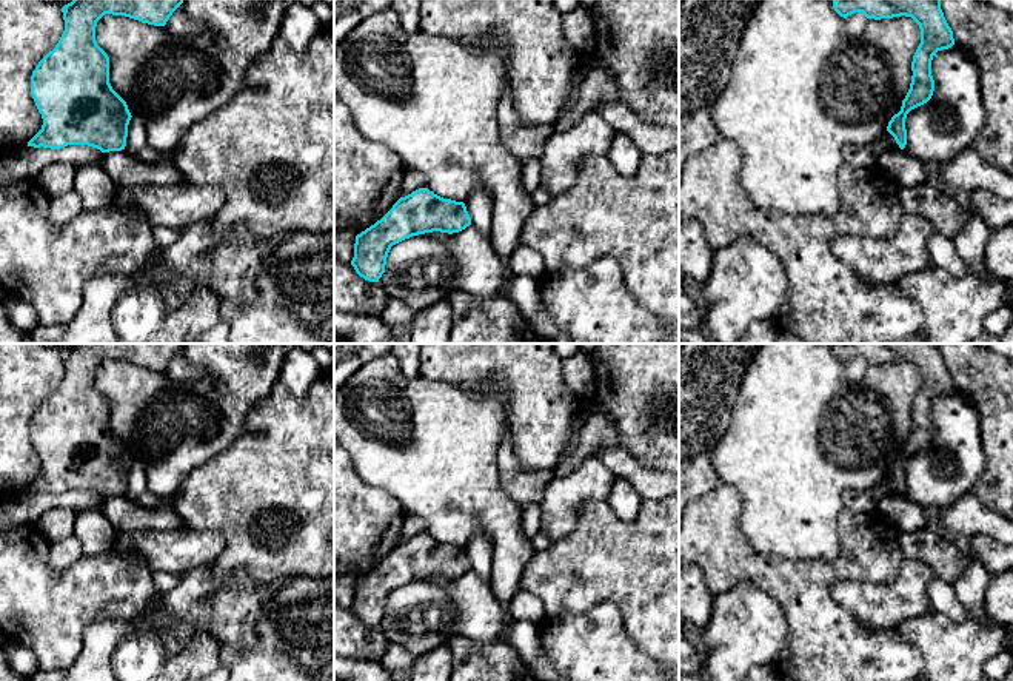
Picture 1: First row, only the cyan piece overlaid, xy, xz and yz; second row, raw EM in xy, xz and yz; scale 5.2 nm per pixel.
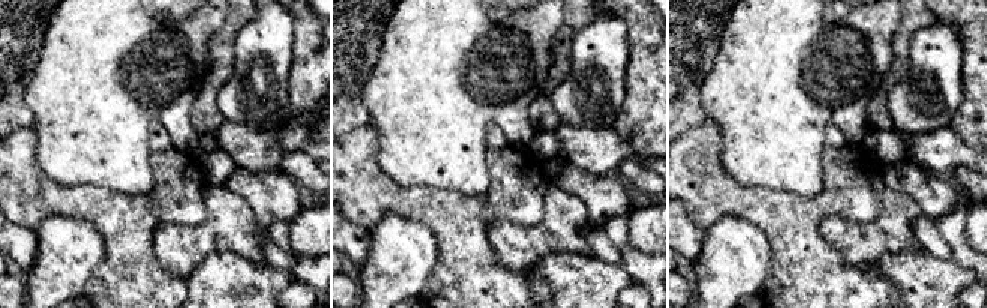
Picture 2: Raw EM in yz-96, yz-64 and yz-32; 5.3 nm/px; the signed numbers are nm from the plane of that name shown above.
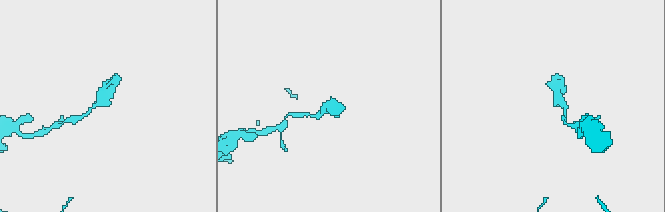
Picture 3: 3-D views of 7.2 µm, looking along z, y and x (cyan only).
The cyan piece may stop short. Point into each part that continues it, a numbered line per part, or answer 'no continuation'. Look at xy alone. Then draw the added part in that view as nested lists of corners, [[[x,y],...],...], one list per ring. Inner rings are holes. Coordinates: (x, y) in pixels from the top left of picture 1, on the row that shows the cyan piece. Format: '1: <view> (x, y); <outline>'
no continuation

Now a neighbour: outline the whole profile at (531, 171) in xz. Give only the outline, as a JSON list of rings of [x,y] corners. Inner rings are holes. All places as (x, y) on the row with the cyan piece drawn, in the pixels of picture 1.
[[[530,159],[522,163],[522,183],[527,193],[533,194],[540,186],[542,165],[540,160]]]

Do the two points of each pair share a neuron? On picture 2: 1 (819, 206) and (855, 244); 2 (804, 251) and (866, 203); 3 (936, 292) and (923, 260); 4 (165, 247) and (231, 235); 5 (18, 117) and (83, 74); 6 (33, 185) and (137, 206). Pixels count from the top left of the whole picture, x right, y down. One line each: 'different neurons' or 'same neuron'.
1: different neurons
2: same neuron
3: same neuron
4: same neuron
5: different neurons
6: same neuron

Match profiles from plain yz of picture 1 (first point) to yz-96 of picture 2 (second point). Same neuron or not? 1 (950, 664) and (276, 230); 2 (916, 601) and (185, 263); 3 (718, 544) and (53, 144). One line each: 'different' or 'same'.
1: different
2: same
3: different

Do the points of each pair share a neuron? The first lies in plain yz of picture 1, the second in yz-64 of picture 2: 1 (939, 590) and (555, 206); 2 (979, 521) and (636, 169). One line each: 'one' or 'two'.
1: two
2: two

